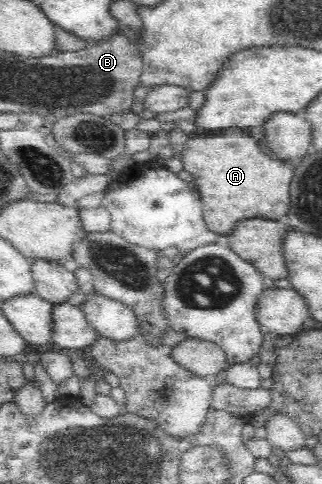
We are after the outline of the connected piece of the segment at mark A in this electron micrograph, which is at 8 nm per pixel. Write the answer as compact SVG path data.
M232 127L206 135L192 136L181 153L183 170L193 177L202 201L202 215L208 229L224 240L238 221L252 218L286 220L290 211L289 185L293 167L262 152L248 131Z

